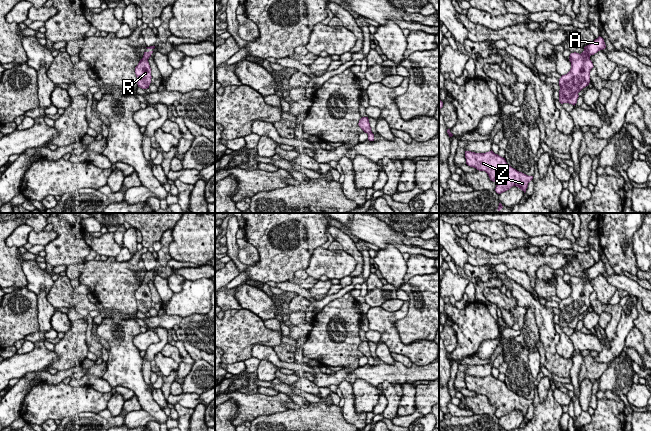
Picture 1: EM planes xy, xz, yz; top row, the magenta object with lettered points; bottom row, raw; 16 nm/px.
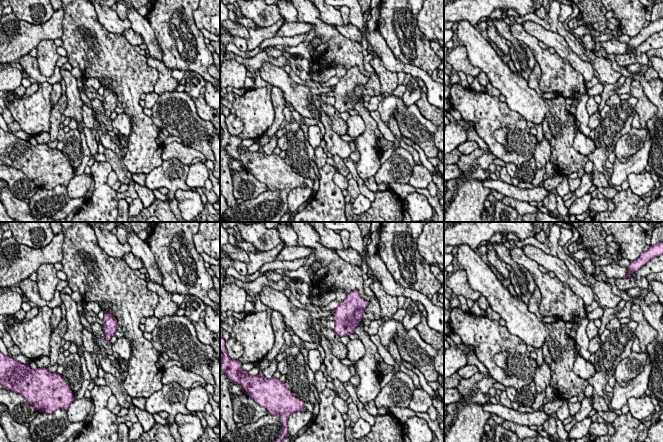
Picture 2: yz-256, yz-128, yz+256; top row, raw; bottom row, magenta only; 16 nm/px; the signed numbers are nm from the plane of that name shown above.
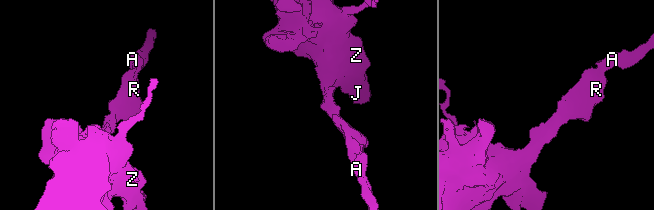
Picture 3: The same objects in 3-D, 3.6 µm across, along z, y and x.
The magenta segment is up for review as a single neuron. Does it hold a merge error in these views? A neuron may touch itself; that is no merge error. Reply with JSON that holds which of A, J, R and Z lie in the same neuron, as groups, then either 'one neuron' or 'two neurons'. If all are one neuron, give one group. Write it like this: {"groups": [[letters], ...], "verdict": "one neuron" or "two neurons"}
{"groups": [["A", "J", "R", "Z"]], "verdict": "one neuron"}

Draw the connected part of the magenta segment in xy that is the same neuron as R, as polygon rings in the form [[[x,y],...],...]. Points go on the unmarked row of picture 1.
[[[155,270],[146,271],[149,273],[149,276],[144,276],[143,282],[139,285],[138,289],[135,291],[135,298],[137,301],[138,311],[142,313],[149,312],[151,307],[151,292],[148,286],[148,283],[151,281],[153,277],[153,273]]]

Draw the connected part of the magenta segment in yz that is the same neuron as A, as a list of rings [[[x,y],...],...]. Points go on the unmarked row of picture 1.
[[[599,260],[585,270],[581,278],[576,276],[570,278],[571,293],[559,303],[561,328],[569,327],[575,330],[579,321],[578,317],[590,307],[590,295],[594,291],[590,280],[605,272],[604,263]]]

